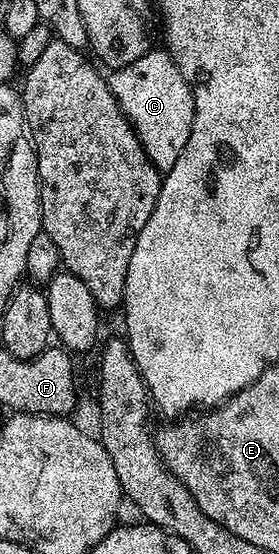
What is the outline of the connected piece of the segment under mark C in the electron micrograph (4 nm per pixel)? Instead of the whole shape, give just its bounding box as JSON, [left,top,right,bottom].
[106,49,195,171]

